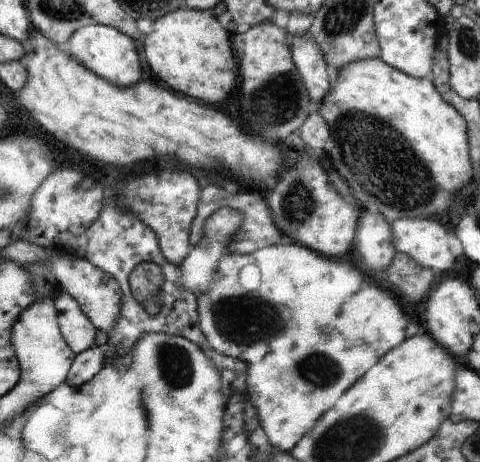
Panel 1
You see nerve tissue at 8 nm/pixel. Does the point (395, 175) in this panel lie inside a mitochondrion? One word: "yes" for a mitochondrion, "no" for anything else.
yes

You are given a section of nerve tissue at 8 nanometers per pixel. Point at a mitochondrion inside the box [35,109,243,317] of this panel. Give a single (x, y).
(144, 291)

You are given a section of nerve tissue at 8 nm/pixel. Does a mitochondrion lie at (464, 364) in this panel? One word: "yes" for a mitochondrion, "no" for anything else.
no

